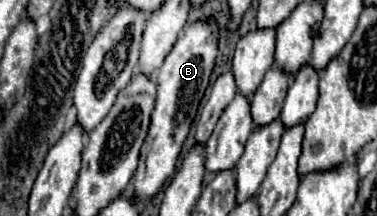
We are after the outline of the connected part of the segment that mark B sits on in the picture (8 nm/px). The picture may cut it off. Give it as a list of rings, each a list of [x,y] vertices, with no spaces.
[[[212,16],[200,18],[192,24],[188,24],[166,60],[162,62],[162,68],[156,72],[156,84],[158,84],[158,100],[154,108],[154,116],[150,120],[150,130],[144,140],[138,170],[132,180],[134,196],[136,200],[152,198],[162,184],[174,174],[178,154],[182,150],[182,144],[188,136],[190,124],[196,116],[198,104],[206,92],[206,86],[210,82],[210,74],[216,66],[218,58],[218,46],[220,46],[220,30]]]

